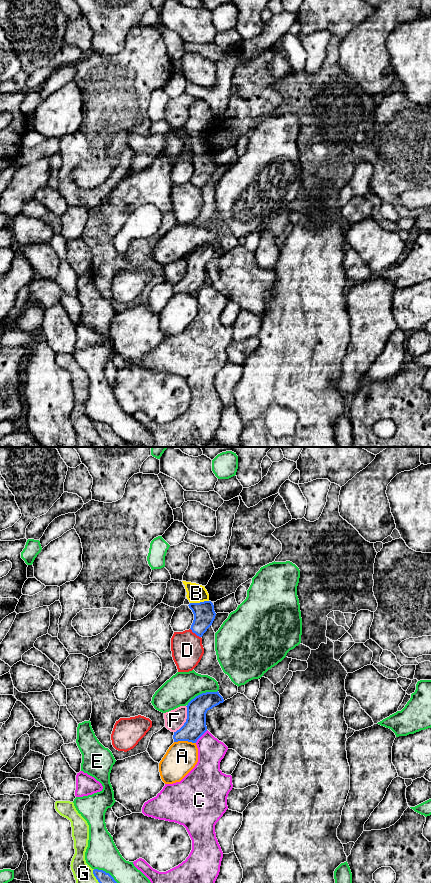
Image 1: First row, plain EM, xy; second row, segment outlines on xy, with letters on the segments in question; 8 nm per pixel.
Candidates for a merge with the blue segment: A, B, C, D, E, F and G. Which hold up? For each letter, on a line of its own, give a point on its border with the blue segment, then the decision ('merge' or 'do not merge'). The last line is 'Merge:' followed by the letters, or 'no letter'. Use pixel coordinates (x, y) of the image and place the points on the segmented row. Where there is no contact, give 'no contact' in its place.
A: xy (185, 740) | do not merge
B: xy (200, 602) | do not merge
C: xy (201, 735) | do not merge
D: xy (195, 633) | do not merge
E: xy (202, 693) | do not merge
F: xy (186, 720) | do not merge
G: xy (94, 875) | do not merge
Merge: no letter

